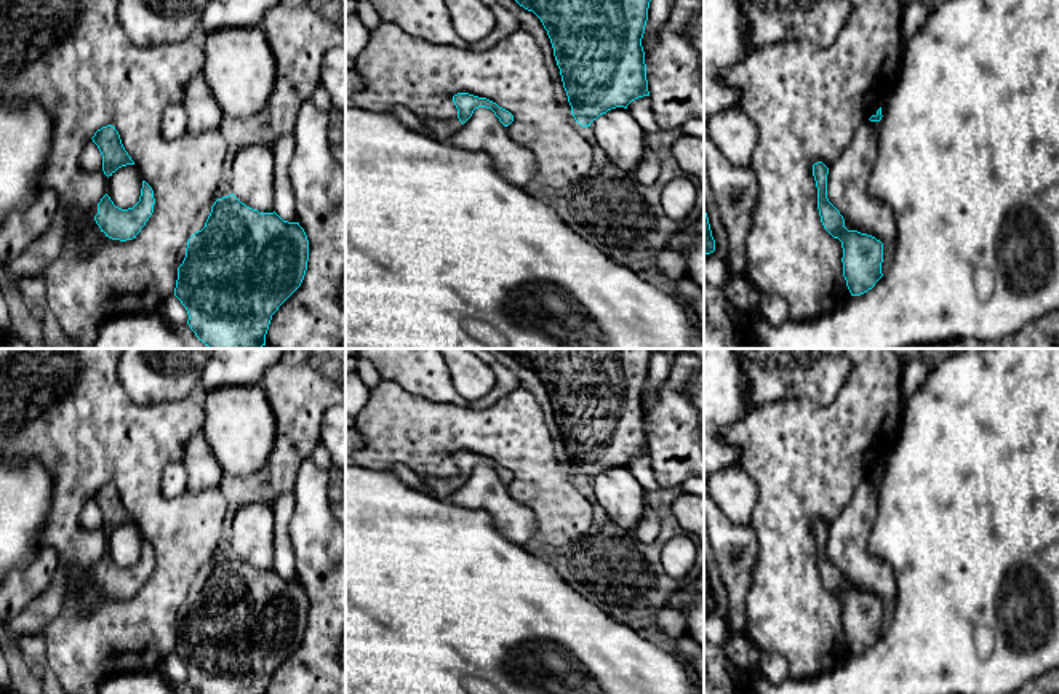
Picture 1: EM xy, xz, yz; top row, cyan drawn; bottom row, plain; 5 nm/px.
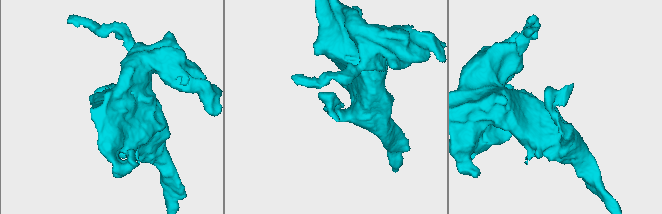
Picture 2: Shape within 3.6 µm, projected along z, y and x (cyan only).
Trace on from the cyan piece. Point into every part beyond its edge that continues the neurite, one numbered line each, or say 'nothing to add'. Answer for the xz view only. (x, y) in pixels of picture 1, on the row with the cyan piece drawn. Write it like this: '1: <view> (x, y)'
1: xz (440, 130)

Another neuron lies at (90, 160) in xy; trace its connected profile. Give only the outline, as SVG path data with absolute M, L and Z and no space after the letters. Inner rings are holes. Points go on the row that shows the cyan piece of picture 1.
M90 139L82 150L80 168L90 174L102 170L102 155L93 139Z

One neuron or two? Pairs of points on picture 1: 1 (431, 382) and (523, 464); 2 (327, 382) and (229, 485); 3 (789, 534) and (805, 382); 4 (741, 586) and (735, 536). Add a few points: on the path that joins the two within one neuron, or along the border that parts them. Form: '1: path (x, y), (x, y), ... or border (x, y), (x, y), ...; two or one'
1: border (418, 394), (471, 408), (493, 403); two
2: path (298, 414), (298, 434), (291, 448), (261, 482); one
3: border (840, 387), (827, 403), (767, 403); two
4: path (741, 573), (744, 549); one

